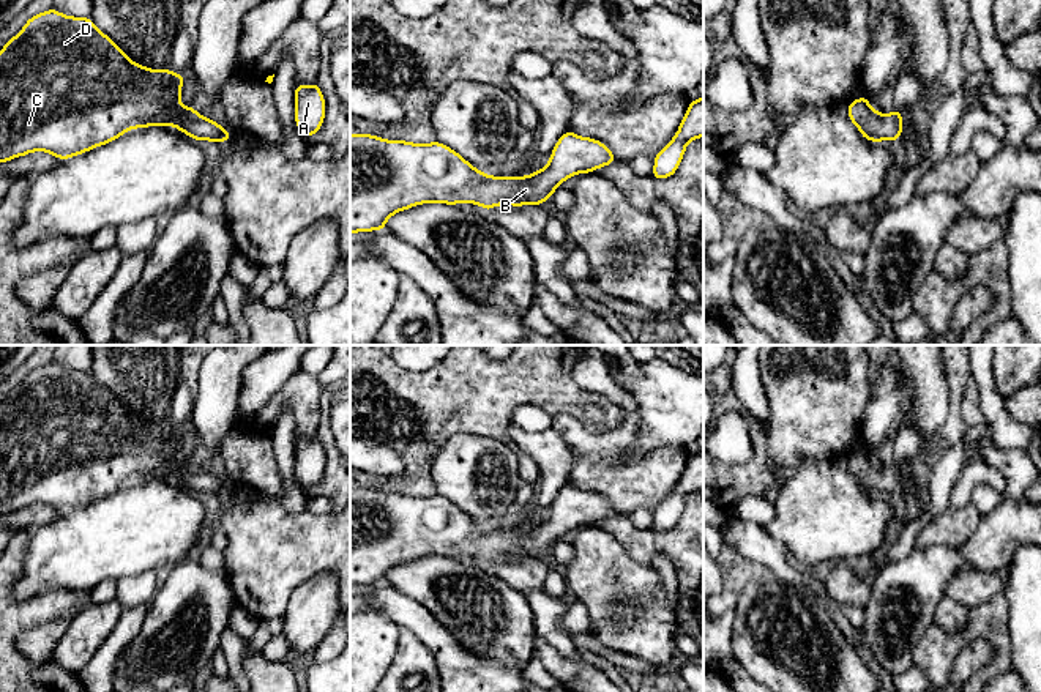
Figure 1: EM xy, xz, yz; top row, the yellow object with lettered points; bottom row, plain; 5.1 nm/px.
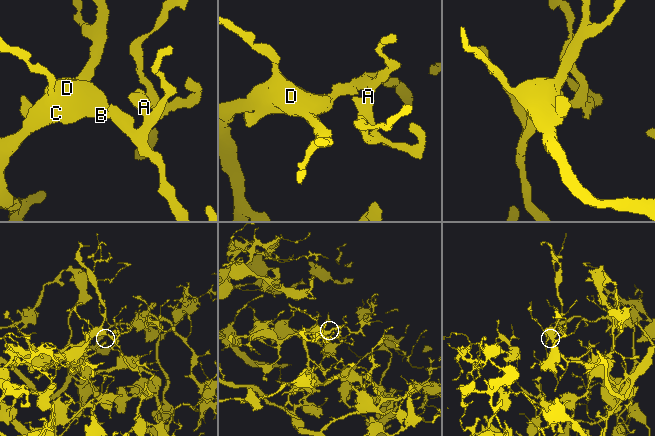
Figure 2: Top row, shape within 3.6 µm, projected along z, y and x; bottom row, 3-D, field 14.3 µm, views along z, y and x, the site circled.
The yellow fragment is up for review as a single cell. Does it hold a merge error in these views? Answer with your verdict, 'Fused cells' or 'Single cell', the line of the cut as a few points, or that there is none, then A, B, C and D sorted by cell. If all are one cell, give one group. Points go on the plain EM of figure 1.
Single cell. No split. Groups: A B C D

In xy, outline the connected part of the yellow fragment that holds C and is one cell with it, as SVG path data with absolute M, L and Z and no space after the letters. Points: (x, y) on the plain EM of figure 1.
M55 361L32 369L0 405L0 517L32 504L47 504L58 512L69 512L114 495L126 484L147 479L175 479L194 493L229 497L229 482L202 470L191 459L180 459L185 432L186 427L177 429L170 421L148 422L132 416L90 370L65 369Z

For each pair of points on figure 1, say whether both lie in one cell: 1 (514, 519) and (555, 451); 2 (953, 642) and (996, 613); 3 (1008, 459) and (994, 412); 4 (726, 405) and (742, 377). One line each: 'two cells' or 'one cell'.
1: one cell
2: one cell
3: two cells
4: two cells

